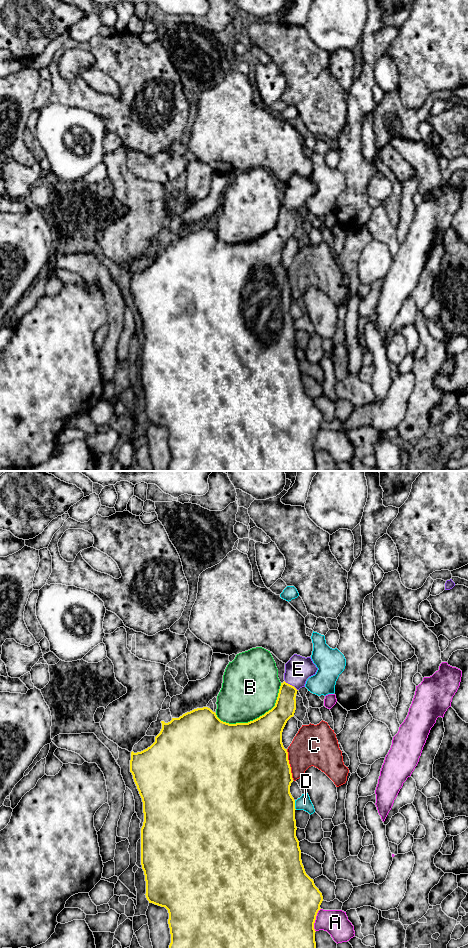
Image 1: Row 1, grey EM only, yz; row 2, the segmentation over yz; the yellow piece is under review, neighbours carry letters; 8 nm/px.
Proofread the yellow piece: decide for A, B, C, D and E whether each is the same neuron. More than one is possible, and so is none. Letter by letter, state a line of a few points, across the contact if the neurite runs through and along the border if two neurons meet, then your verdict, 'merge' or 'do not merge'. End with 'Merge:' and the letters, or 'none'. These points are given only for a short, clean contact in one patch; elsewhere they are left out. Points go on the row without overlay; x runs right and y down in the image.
A: do not merge
B: do not merge
C: do not merge
D: do not merge
E: yz (285, 226), (287, 211), (291, 205), (298, 189) | merge
Merge: E

